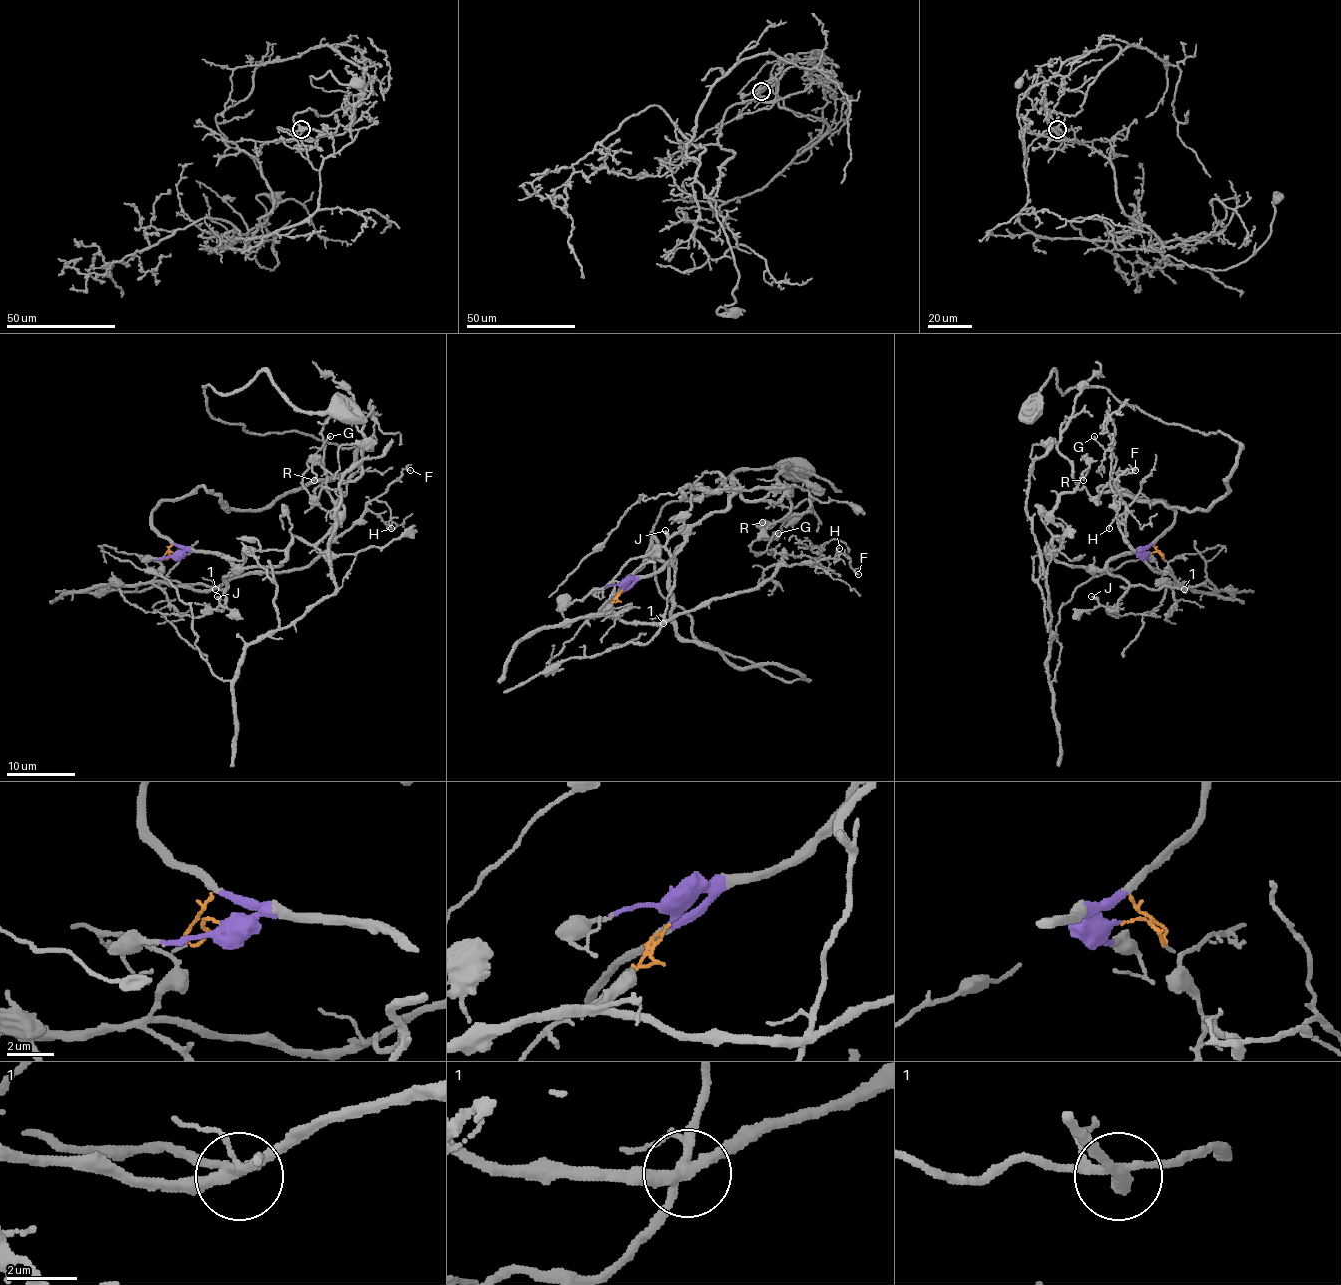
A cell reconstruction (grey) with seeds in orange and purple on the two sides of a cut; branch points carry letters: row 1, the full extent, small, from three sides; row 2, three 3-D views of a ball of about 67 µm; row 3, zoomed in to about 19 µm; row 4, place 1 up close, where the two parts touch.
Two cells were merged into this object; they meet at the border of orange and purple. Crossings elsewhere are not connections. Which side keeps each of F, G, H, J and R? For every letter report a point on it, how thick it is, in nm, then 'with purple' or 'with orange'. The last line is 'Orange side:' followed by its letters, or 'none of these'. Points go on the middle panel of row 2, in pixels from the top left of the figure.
F: place (858, 574); calibre 80 nm; with orange
G: place (778, 533); calibre 140 nm; with purple
H: place (839, 548); calibre 110 nm; with orange
J: place (665, 530); calibre 260 nm; with purple
R: place (762, 522); calibre 90 nm; with purple
Orange side: F, H

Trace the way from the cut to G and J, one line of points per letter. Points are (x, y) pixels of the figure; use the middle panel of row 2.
G: (622, 589), (651, 576), (734, 492), (774, 502), (791, 492), (791, 509), (751, 551), (767, 549), (779, 533)
J: (622, 589), (632, 580), (651, 576), (681, 547), (672, 561), (674, 568), (674, 559), (665, 544), (665, 530)

